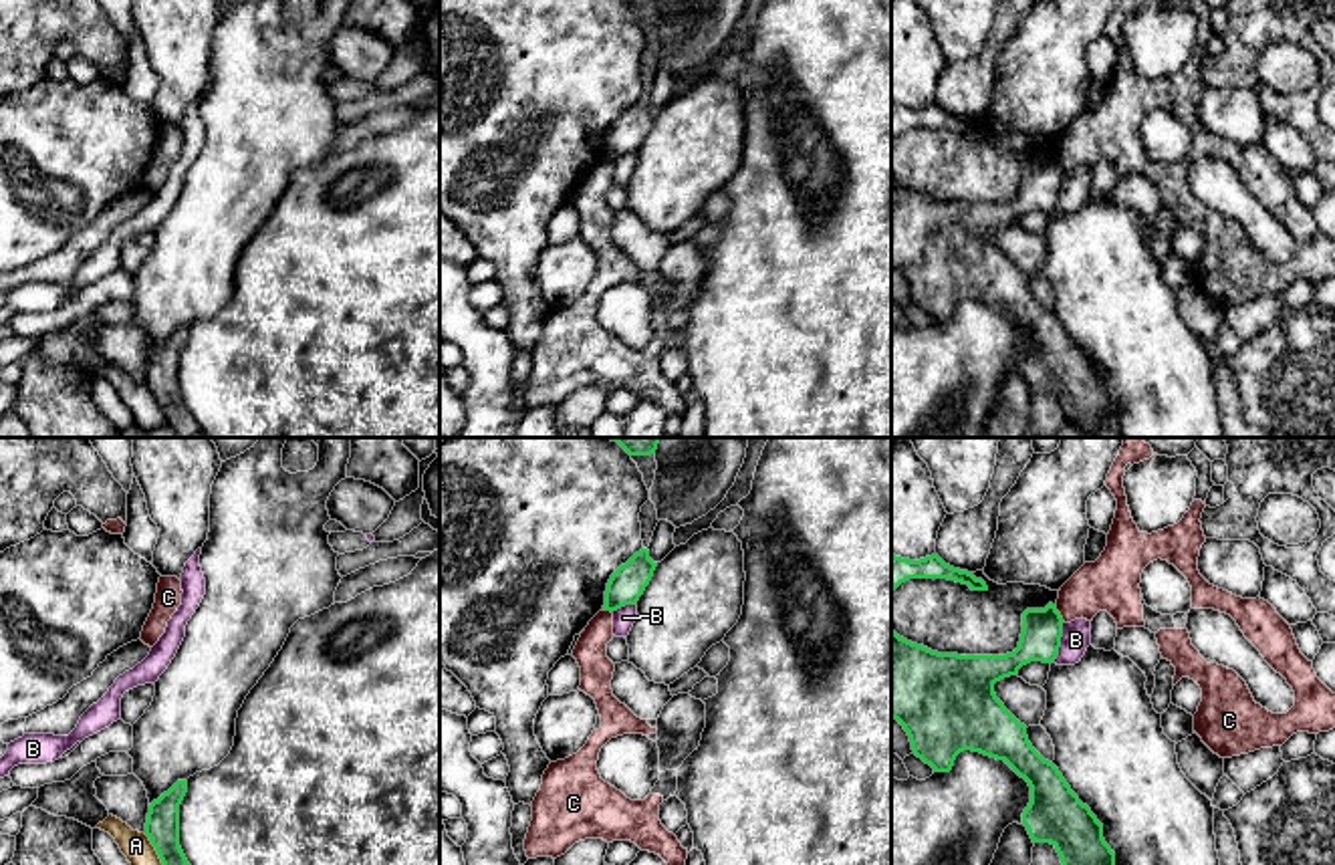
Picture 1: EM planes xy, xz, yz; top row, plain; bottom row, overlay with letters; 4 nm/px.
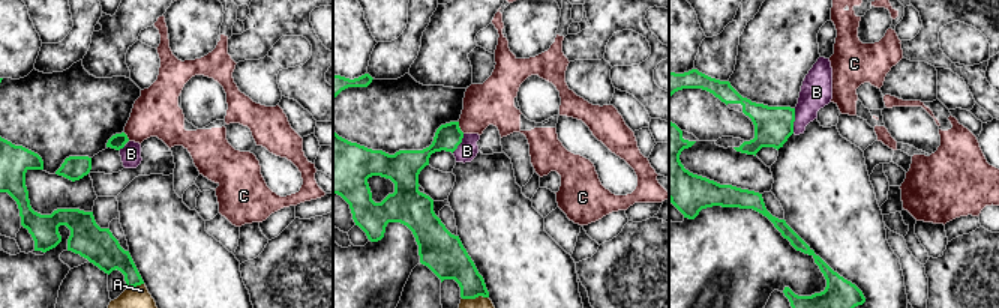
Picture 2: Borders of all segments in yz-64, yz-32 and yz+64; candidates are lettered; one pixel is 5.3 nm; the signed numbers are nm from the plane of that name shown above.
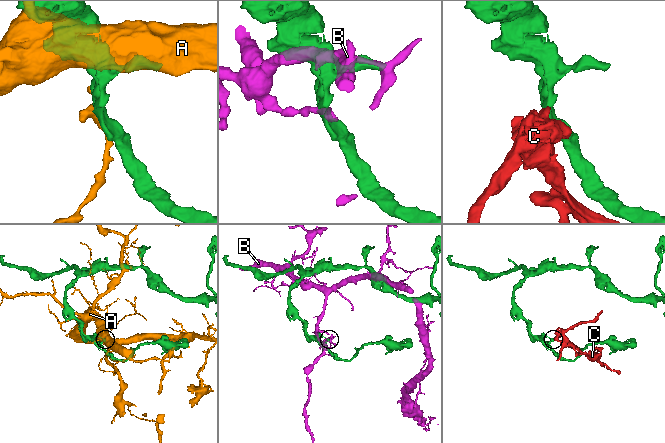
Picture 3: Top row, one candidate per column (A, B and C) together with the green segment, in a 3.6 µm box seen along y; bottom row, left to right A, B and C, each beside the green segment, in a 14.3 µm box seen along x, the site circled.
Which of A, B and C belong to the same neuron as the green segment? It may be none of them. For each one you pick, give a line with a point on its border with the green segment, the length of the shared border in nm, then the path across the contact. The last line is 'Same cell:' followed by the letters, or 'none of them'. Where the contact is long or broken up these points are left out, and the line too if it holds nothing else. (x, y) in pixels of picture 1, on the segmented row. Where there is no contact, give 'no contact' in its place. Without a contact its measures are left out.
Same cell: none of them

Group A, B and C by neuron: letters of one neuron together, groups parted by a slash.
A / B / C

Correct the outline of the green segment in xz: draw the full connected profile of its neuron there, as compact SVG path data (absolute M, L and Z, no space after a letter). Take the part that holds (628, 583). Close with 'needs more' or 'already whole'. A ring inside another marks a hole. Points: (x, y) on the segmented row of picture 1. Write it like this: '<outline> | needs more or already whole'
M647 548L635 552L611 575L603 609L613 613L625 605L637 605L639 597L653 577L655 567L657 563L649 559Z | already whole

